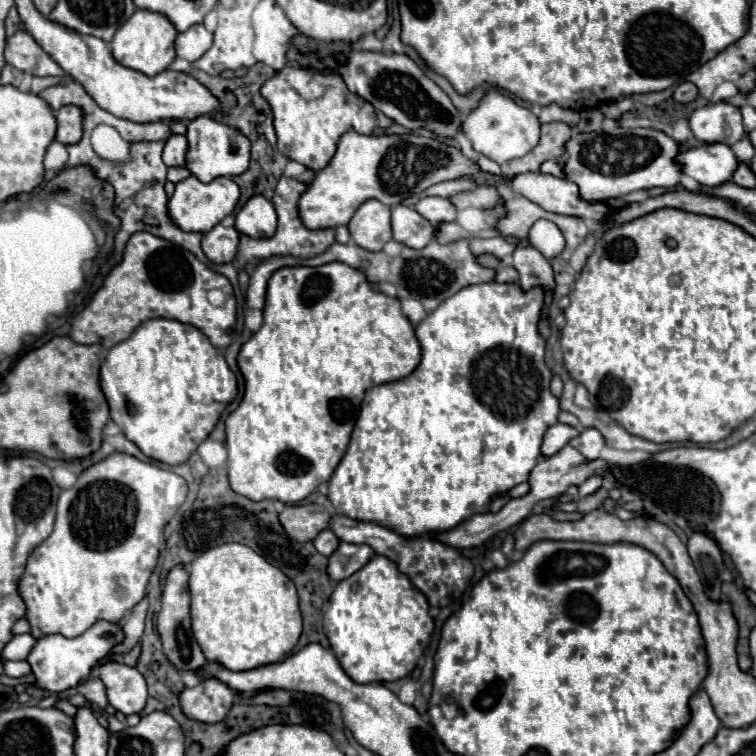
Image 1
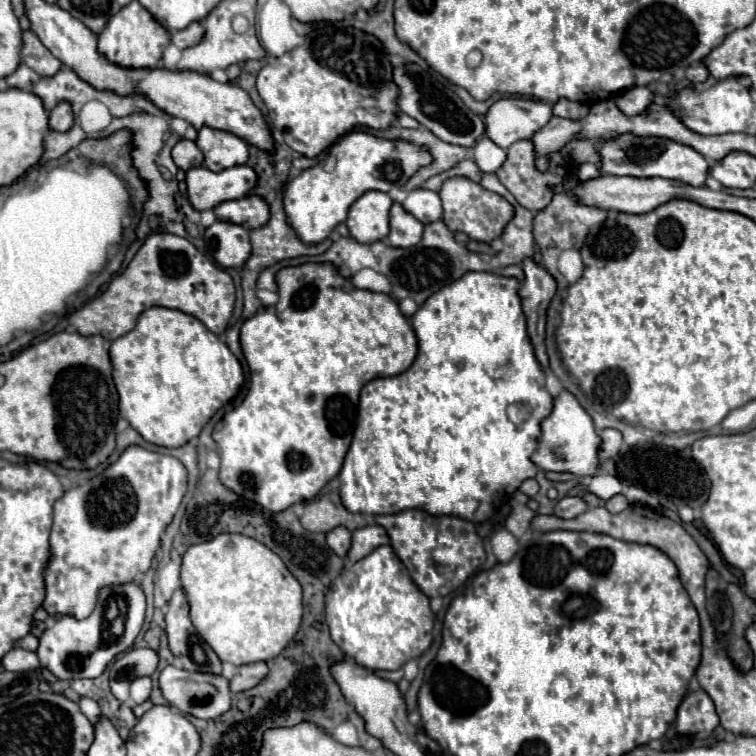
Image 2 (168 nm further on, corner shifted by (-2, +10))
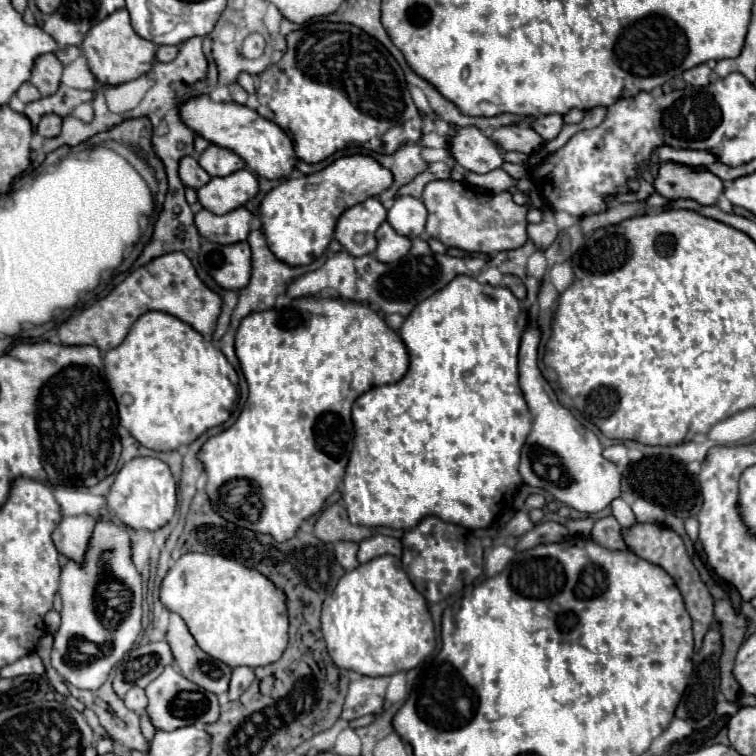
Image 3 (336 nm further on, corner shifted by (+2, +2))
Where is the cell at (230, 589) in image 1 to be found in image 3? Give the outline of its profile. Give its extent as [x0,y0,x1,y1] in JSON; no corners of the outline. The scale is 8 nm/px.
[160,554,288,668]

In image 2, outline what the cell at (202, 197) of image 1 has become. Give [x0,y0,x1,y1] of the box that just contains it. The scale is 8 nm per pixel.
[186,164,256,210]

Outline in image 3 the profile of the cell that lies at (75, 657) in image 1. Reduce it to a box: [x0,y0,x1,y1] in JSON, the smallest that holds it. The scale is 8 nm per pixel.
[50,522,142,690]

